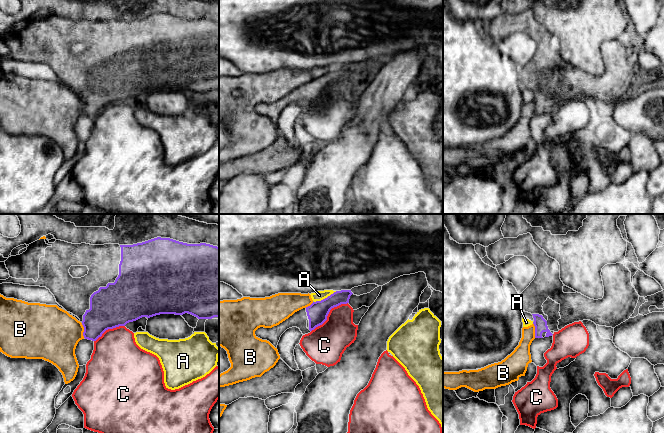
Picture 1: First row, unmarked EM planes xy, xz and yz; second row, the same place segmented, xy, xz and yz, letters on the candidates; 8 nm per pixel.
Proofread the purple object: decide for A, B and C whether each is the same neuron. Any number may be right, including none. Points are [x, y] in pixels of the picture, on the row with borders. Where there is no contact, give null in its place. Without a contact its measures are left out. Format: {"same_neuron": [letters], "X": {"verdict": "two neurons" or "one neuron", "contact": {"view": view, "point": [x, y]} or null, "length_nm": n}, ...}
{"same_neuron": [], "A": {"verdict": "two neurons", "contact": {"view": "xz", "point": [325, 298]}, "length_nm": 200}, "B": {"verdict": "two neurons", "contact": {"view": "xy", "point": [84, 330]}, "length_nm": 120}, "C": {"verdict": "two neurons", "contact": {"view": "xz", "point": [328, 313]}, "length_nm": 380}}

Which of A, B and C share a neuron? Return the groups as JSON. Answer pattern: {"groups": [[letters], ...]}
{"groups": [["A"], ["B"], ["C"]]}

